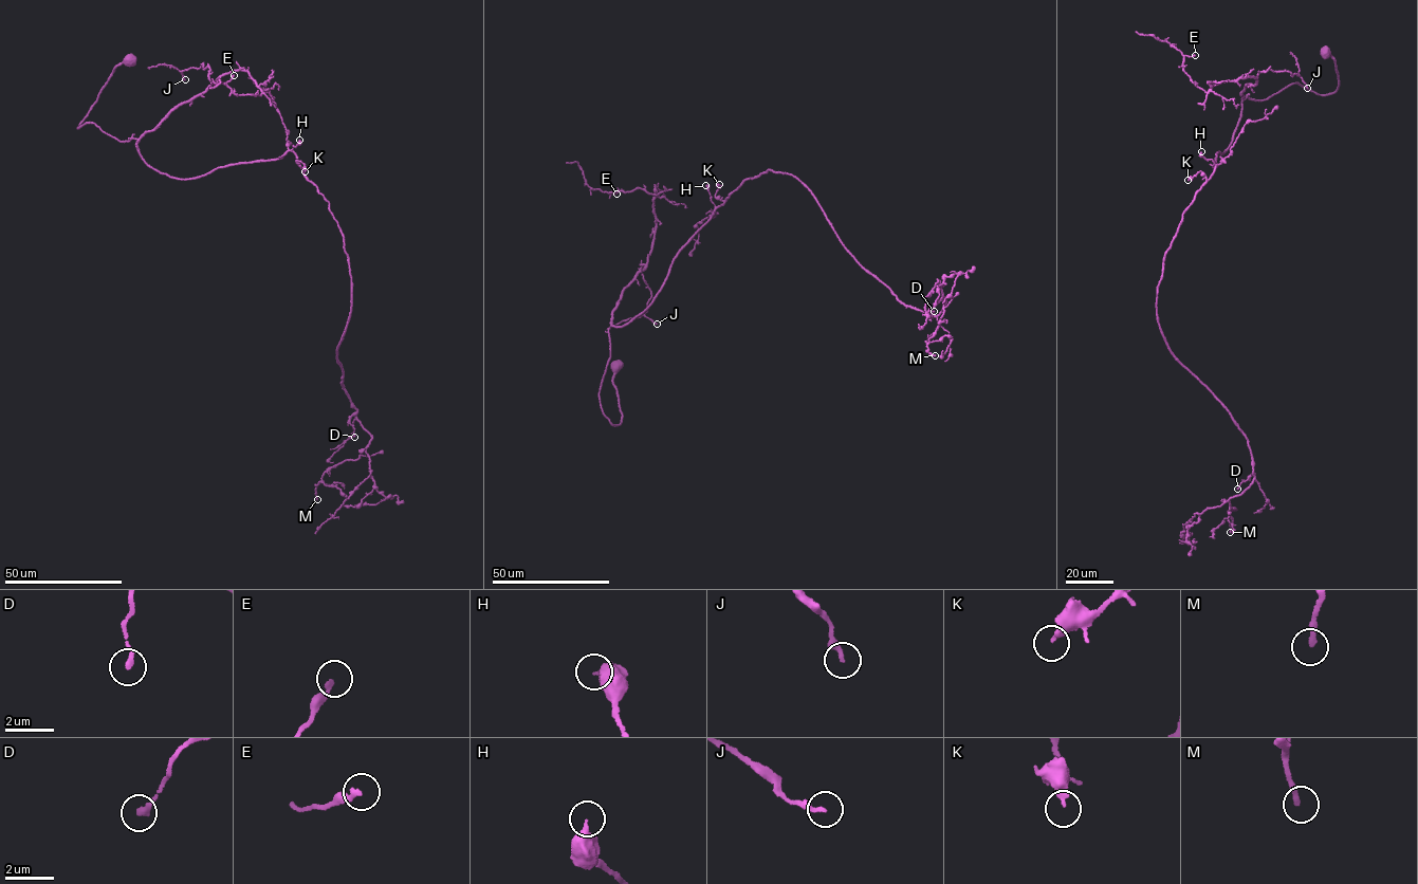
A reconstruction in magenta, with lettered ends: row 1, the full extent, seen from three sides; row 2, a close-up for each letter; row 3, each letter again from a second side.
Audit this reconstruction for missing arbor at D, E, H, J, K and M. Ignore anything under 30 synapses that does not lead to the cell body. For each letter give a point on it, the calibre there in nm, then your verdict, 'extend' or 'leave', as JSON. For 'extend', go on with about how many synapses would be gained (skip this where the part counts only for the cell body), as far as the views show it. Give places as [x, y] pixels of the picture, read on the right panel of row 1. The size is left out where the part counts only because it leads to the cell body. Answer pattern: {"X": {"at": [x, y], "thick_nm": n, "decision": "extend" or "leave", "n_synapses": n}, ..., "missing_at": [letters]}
{"D": {"at": [1237, 489], "thick_nm": 240, "decision": "leave"}, "E": {"at": [1195, 55], "thick_nm": 200, "decision": "leave"}, "H": {"at": [1201, 151], "thick_nm": 360, "decision": "leave"}, "J": {"at": [1307, 88], "thick_nm": 240, "decision": "leave"}, "K": {"at": [1188, 180], "thick_nm": 320, "decision": "leave"}, "M": {"at": [1230, 532], "thick_nm": 240, "decision": "extend", "n_synapses": 100}, "missing_at": ["M"]}

